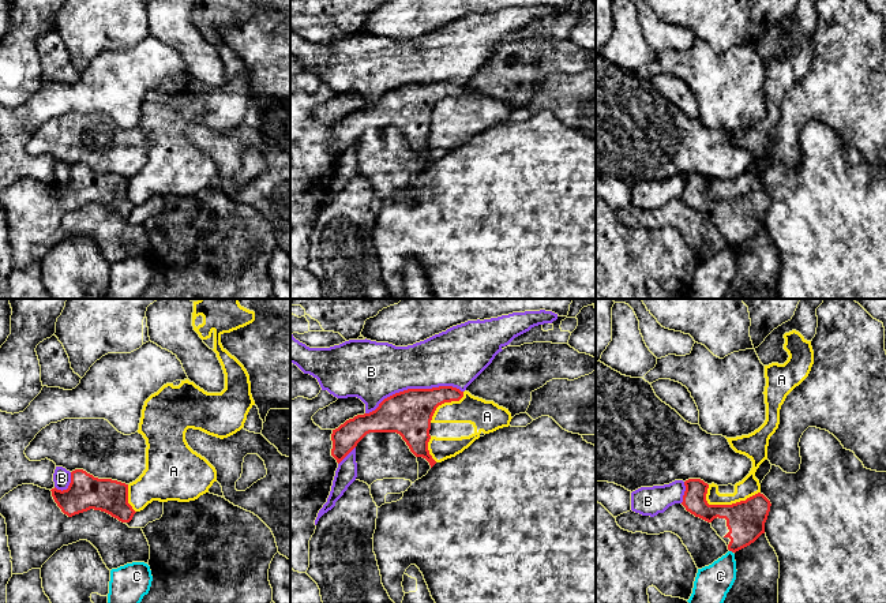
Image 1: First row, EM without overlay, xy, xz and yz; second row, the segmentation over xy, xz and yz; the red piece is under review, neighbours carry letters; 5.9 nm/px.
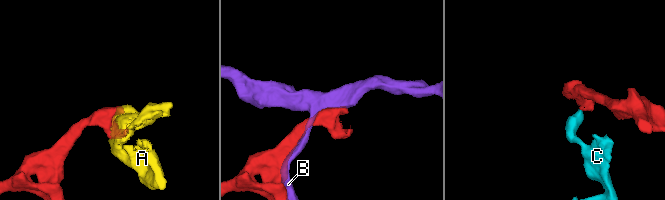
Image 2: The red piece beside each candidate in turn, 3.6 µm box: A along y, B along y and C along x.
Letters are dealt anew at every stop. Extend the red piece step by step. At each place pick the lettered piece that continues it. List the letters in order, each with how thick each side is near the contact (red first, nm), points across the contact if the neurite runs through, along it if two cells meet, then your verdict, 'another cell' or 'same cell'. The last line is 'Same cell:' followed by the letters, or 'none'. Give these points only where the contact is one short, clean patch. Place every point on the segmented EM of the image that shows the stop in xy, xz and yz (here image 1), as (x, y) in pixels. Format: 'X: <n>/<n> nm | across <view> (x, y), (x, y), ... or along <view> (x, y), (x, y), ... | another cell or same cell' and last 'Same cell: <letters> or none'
A: 220/120 nm | another cell
B: 260/340 nm | another cell
C: 220/200 nm | along yz (729, 550), (732, 553) | another cell
Same cell: none

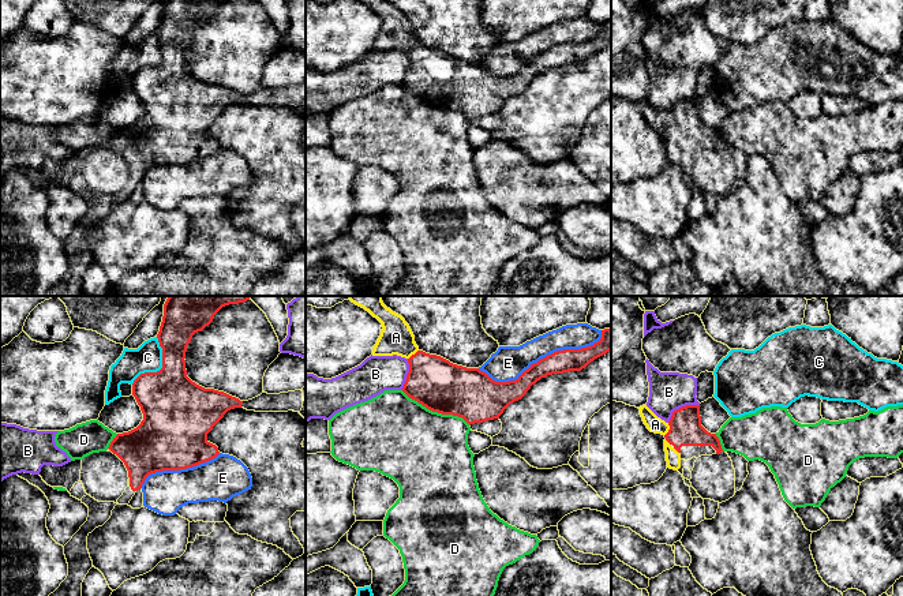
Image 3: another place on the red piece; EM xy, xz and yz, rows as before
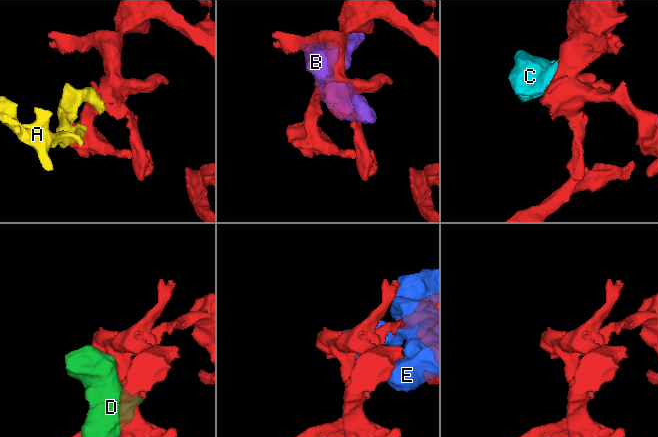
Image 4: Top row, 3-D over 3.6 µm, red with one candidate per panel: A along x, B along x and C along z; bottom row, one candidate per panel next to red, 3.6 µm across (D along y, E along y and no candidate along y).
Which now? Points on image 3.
A: 190/100 nm | across yz (685, 424), (679, 430), (669, 430), (655, 424) | same cell
B: 190/220 nm | another cell
C: 380/170 nm | another cell
D: 300/480 nm | along xz (401, 390), (427, 408), (461, 416), (469, 424) | another cell
E: 140/200 nm | another cell
Same cell: A

